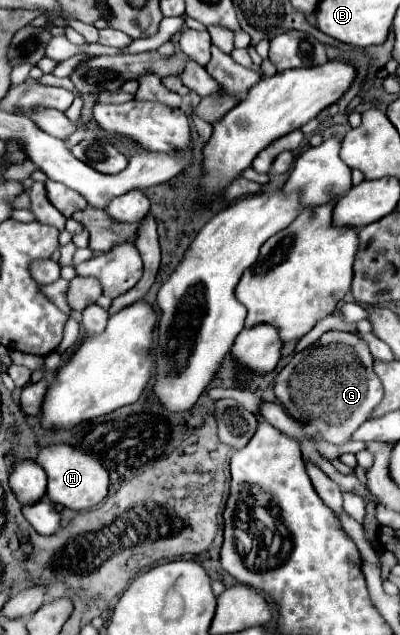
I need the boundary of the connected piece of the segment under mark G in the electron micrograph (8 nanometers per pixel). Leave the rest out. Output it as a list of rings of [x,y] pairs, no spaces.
[[[327,331],[311,347],[295,353],[279,371],[275,395],[293,419],[303,425],[313,423],[325,441],[347,443],[381,403],[383,387],[373,373],[373,357],[367,343],[353,333]]]

